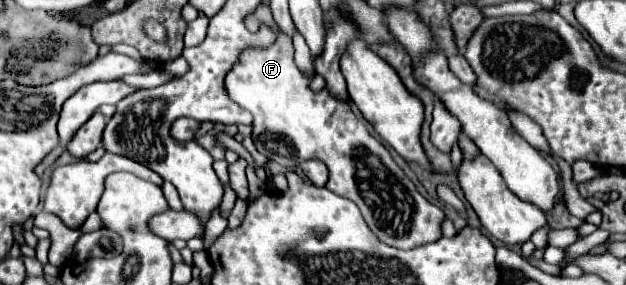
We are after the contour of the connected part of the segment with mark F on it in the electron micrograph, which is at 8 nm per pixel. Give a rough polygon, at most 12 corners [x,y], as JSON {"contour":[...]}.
{"contour":[[277,30],[225,76],[251,138],[287,168],[323,160],[325,187],[381,242],[441,236],[417,192],[351,106],[293,60]]}

